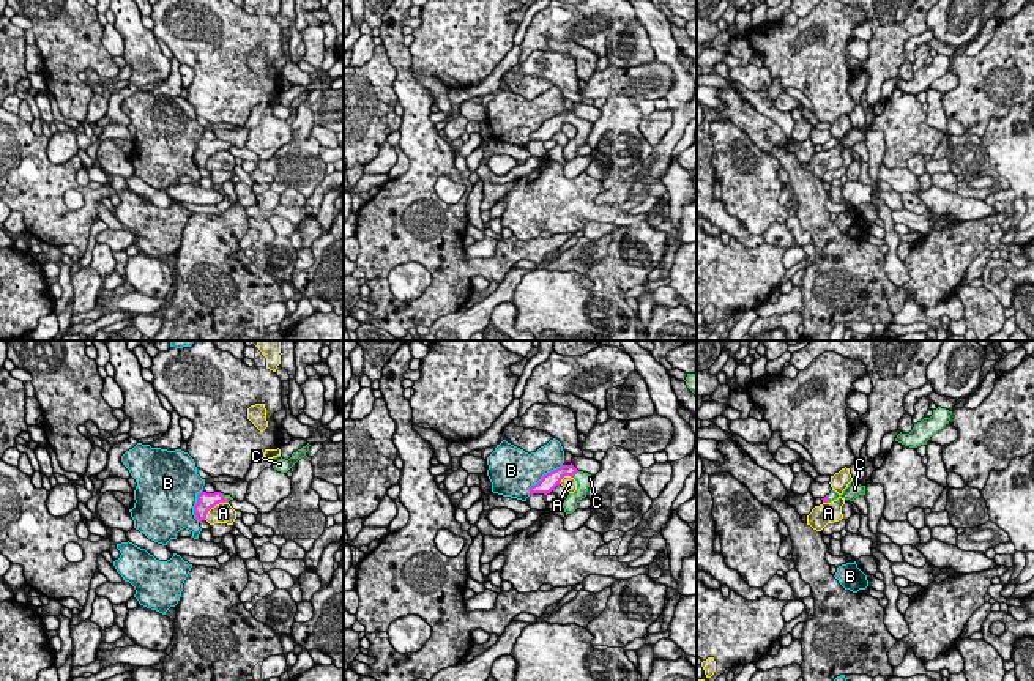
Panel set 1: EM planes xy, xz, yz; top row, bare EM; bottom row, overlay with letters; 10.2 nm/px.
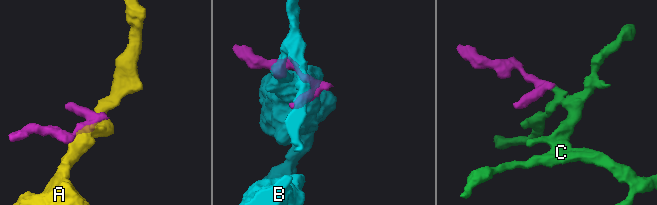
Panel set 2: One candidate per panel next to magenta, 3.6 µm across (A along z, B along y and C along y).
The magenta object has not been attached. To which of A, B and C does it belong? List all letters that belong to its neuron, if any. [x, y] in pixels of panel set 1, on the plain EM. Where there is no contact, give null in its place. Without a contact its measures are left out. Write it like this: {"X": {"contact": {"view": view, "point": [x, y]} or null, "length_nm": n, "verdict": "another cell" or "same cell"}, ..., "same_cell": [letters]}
{"A": {"contact": {"view": "xy", "point": [212, 153]}, "length_nm": 280, "verdict": "another cell"}, "B": {"contact": {"view": "xz", "point": [543, 123]}, "length_nm": 460, "verdict": "another cell"}, "C": {"contact": {"view": "xz", "point": [576, 119]}, "length_nm": 100, "verdict": "same cell"}, "same_cell": ["C"]}

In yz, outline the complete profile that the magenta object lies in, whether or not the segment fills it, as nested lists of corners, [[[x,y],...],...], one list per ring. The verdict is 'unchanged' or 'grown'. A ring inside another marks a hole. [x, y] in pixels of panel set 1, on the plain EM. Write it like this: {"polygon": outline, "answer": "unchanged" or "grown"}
{"polygon": [[[851,128],[842,142],[839,142],[835,137],[831,137],[831,140],[821,147],[823,147],[823,150],[831,150],[831,148],[837,147],[839,143],[842,143],[845,147],[853,148],[859,142],[865,142],[865,132],[861,132],[859,129]]], "answer": "grown"}

